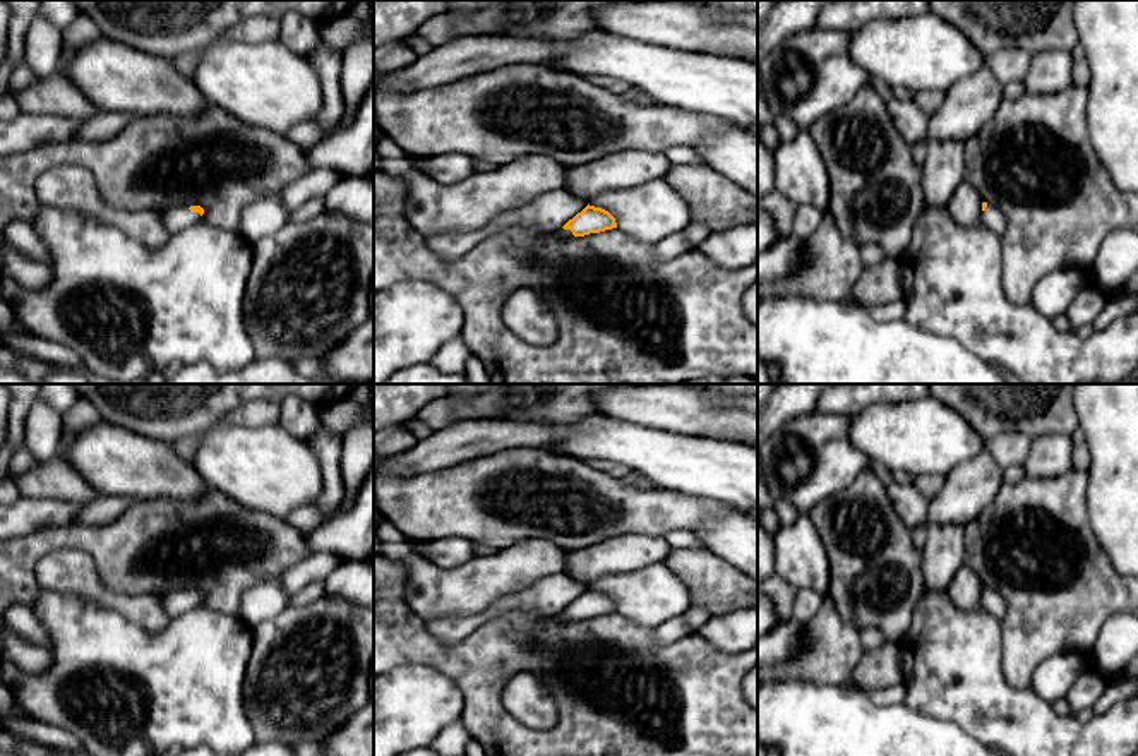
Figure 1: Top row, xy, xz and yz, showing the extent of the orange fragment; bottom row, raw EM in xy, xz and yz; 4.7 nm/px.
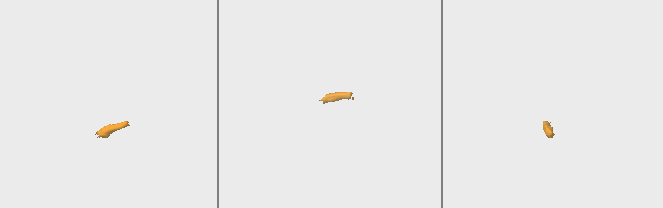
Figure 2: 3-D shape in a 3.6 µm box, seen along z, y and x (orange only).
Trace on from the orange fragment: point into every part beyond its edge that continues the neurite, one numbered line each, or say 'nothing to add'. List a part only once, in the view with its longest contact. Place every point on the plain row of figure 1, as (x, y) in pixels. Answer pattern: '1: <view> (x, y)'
1: xy (177, 602)

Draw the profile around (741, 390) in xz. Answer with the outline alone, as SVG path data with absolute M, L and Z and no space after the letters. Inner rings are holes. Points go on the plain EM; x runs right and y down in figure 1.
M689 384L689 386L706 386L737 396L758 396L758 384Z

